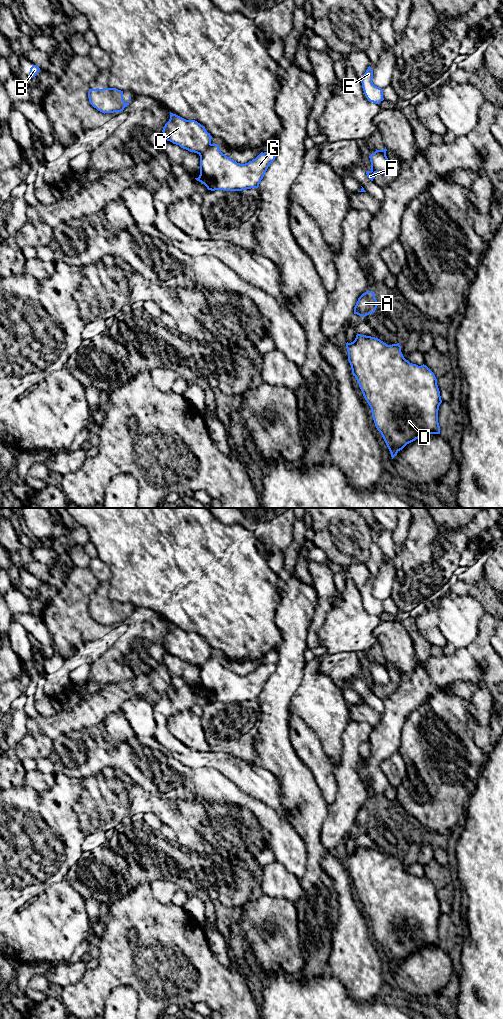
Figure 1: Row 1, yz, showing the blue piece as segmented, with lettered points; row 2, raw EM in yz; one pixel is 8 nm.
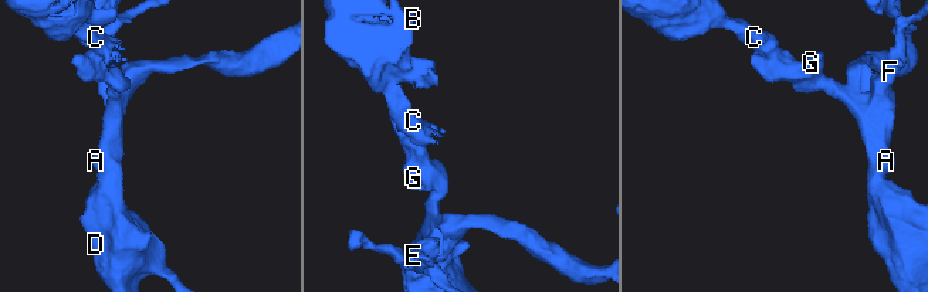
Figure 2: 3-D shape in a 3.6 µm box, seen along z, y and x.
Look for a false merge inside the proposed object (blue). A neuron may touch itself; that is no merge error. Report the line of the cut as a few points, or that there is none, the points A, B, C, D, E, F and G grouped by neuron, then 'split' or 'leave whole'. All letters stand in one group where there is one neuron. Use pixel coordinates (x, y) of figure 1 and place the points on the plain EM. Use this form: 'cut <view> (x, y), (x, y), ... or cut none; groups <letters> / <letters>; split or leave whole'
cut yz (211, 656), (198, 665); groups A D E F G / B C; split

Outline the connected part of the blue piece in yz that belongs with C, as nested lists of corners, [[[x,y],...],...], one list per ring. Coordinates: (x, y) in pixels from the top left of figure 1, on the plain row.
[[[170,624],[170,631],[162,642],[167,653],[199,666],[211,657],[212,648],[195,632],[186,632]]]

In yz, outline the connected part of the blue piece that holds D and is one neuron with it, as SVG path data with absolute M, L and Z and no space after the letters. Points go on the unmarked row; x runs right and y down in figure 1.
M357 846L353 854L346 855L346 860L352 886L371 920L375 938L381 945L392 971L407 956L421 950L423 947L440 946L438 922L442 912L437 891L426 877L418 878L406 872L399 855L387 857L380 851L371 848Z

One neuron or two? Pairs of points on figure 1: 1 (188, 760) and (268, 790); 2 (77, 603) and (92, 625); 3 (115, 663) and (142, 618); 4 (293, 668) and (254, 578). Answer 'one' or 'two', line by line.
1: one
2: one
3: one
4: two

